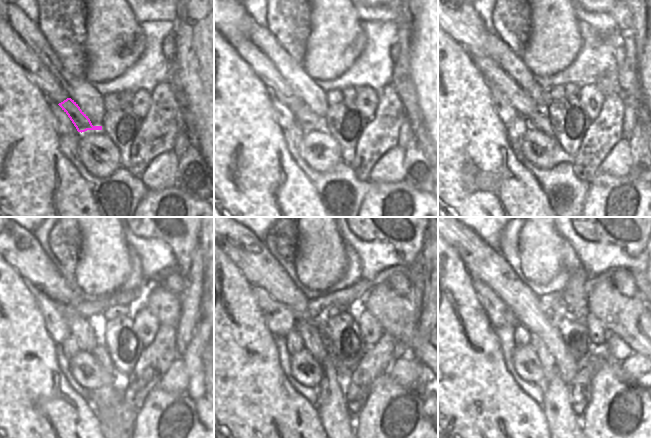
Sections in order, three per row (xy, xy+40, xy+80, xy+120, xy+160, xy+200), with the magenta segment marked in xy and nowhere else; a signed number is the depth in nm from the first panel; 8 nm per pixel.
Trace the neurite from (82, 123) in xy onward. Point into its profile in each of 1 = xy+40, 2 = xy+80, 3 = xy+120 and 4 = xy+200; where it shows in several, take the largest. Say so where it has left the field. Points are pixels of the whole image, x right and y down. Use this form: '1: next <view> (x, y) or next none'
1: next xy+40 (309, 121)
2: next xy+80 (540, 121)
3: next xy+120 (109, 377)
4: next xy+200 (561, 419)

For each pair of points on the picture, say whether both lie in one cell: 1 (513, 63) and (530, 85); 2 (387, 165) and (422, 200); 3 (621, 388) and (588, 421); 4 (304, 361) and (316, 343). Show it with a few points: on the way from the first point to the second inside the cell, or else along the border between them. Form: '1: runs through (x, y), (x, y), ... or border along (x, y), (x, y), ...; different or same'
1: runs through (515, 68), (526, 80); same
2: border along (403, 179), (394, 183), (379, 182); different
3: runs through (614, 395), (596, 413); same
4: border along (304, 347), (321, 364); different

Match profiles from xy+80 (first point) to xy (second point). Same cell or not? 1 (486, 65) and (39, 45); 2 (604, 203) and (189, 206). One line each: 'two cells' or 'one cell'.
1: two cells
2: one cell

